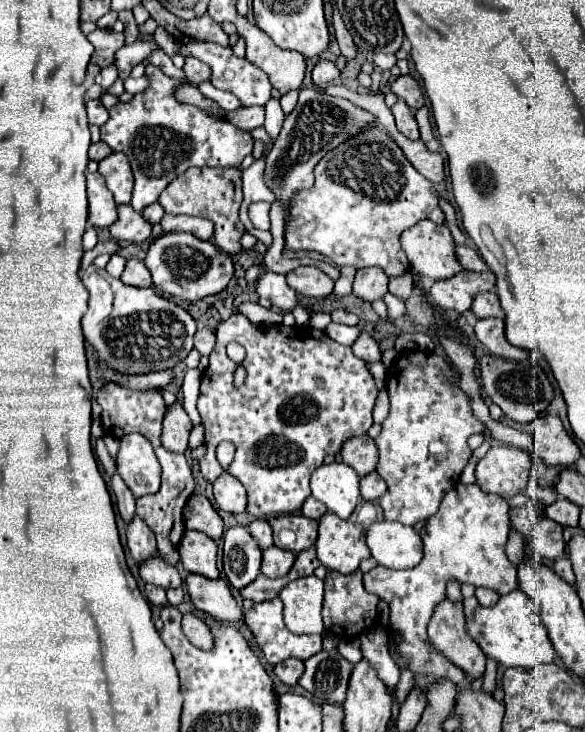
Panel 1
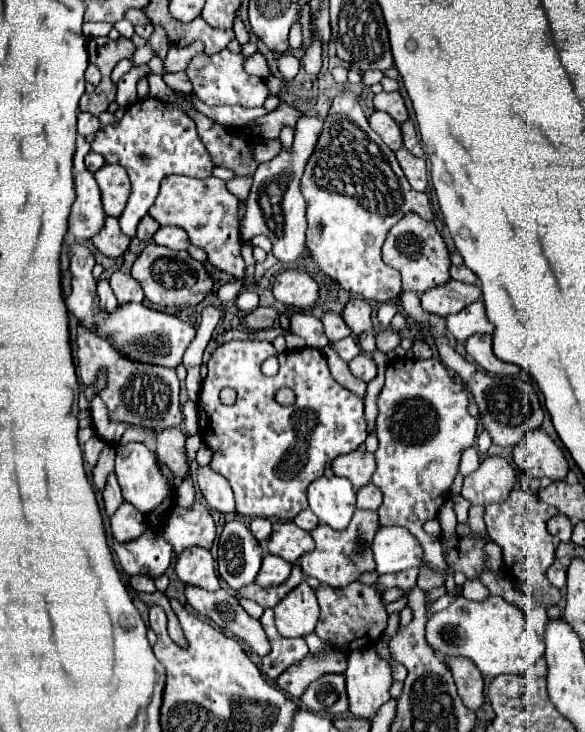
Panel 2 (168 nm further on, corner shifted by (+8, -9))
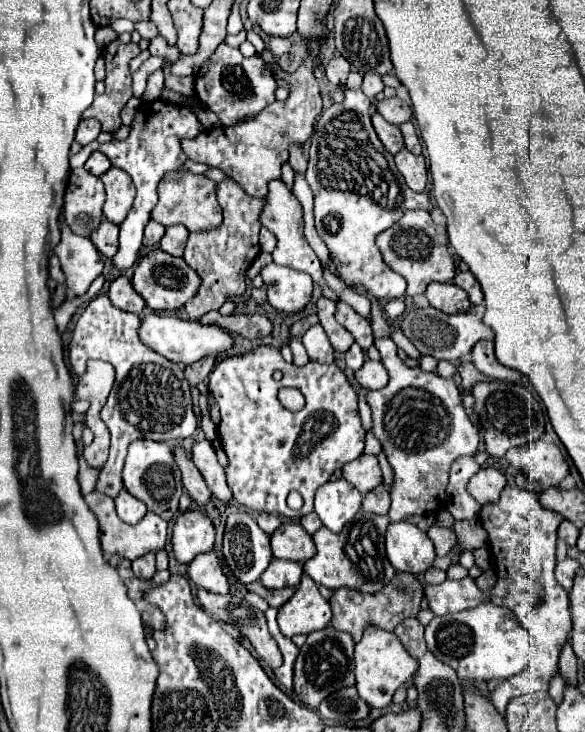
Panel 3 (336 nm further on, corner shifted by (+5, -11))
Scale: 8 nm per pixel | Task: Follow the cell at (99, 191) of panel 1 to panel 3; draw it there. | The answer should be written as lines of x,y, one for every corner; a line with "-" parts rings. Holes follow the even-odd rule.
84,167
72,169
64,197
64,219
76,235
88,237
102,221
104,185

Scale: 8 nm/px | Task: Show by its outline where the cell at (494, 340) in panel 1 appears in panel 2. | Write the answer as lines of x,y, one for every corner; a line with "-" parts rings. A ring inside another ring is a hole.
477,333
477,335
469,337
467,343
465,343
465,349
467,349
467,355
473,357
487,373
493,373
493,375
517,375
521,371
517,365
505,363
505,361
495,357
491,335
487,335
487,333

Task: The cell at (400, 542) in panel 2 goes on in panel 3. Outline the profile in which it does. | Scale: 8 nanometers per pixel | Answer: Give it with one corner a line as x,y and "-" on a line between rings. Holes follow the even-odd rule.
396,521
388,525
386,531
386,555
392,567
404,567
396,571
408,571
412,575
422,575
434,563
434,543
424,531
406,521

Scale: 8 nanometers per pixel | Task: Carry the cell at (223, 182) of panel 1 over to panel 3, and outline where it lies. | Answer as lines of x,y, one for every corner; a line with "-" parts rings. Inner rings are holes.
188,171
166,173
158,185
158,203
152,211
152,219
156,223
162,223
164,227
182,223
188,231
202,231
202,229
218,227
222,215
220,215
220,205
216,201
214,187
216,183
206,179
204,175
194,175

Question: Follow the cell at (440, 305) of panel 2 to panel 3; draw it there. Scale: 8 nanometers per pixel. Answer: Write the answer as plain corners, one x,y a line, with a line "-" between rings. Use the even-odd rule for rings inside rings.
430,283
426,289
426,299
432,307
444,313
462,313
472,307
466,291
454,283

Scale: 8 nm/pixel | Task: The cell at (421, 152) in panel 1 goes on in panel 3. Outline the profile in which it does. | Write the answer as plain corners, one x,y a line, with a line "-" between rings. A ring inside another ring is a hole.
402,149
400,153
396,153
394,163
410,189
424,191
428,181
428,169
426,169
426,159
422,155
414,155
408,149

